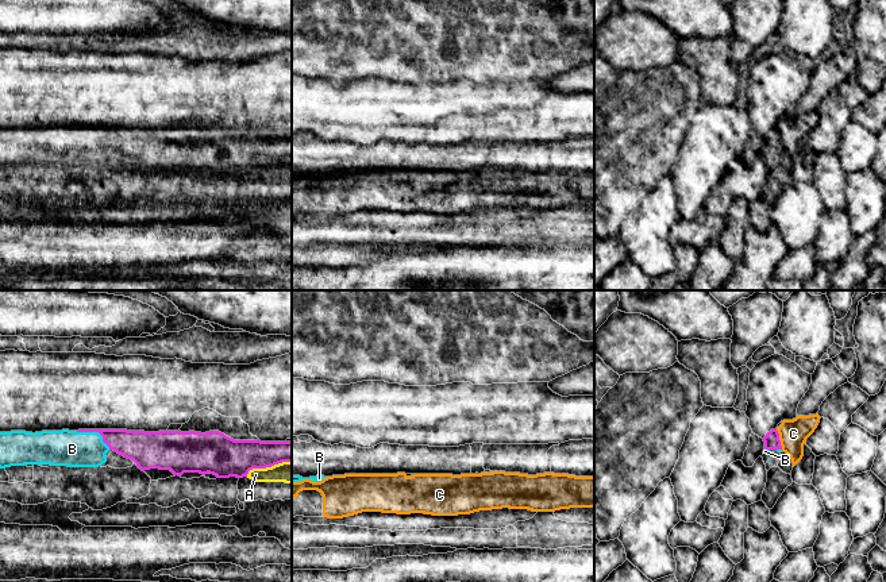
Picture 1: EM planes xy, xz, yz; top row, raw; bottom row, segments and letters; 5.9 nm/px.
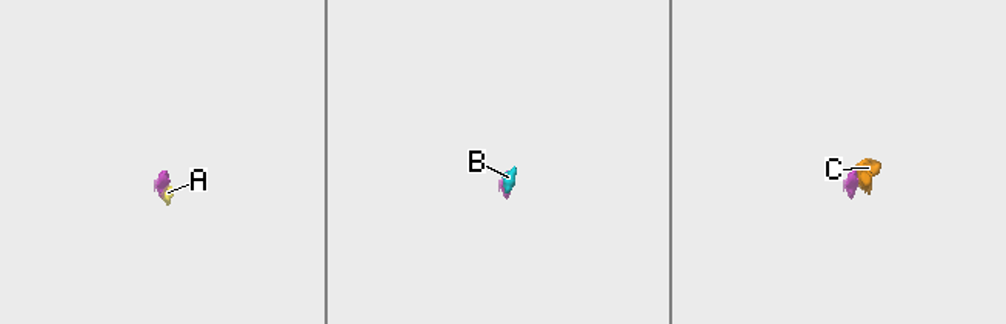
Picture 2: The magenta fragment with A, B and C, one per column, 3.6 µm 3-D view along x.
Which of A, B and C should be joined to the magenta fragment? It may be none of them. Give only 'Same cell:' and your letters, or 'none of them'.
Same cell: B

